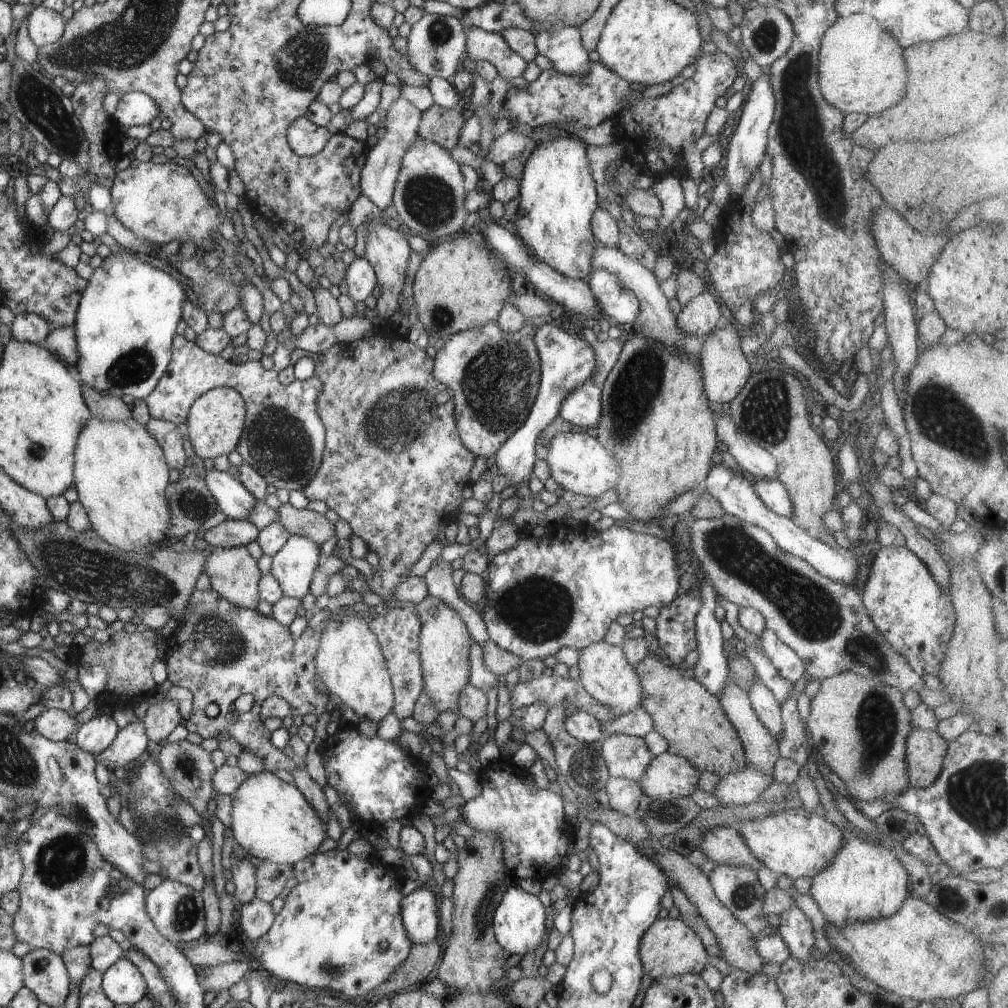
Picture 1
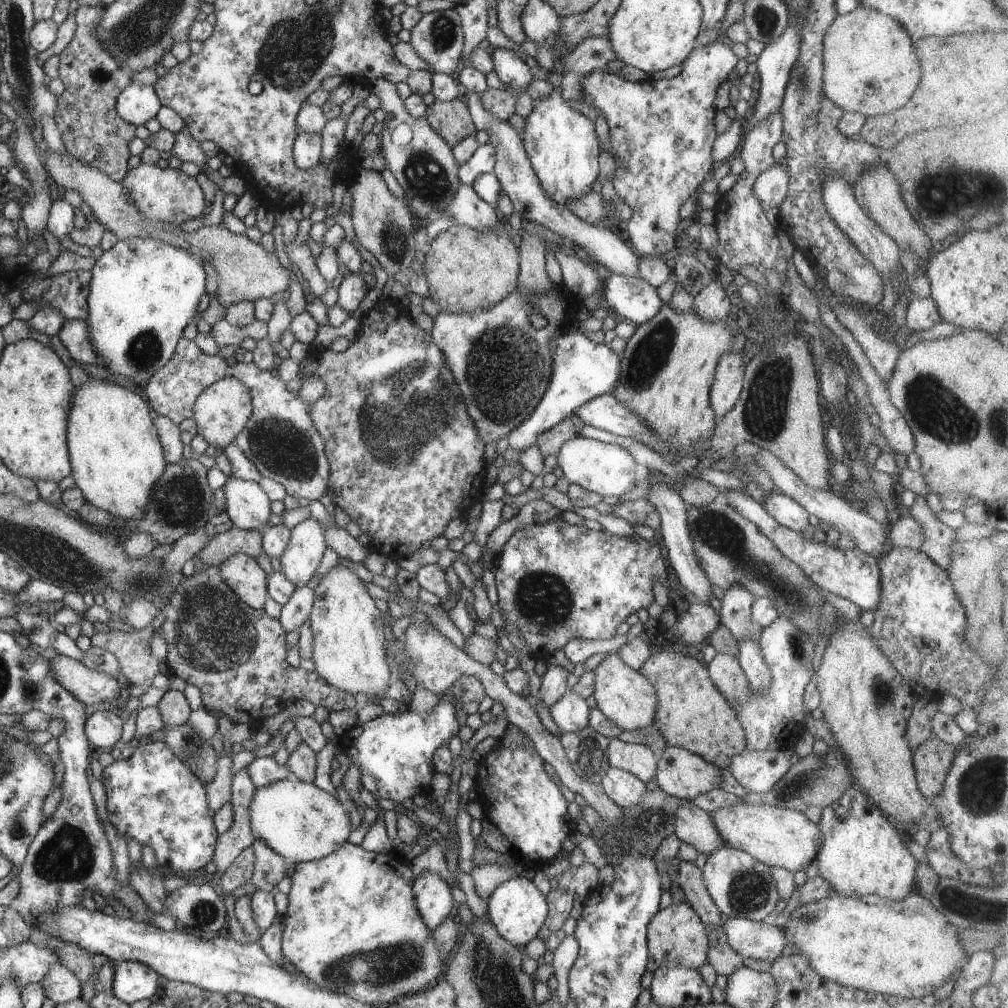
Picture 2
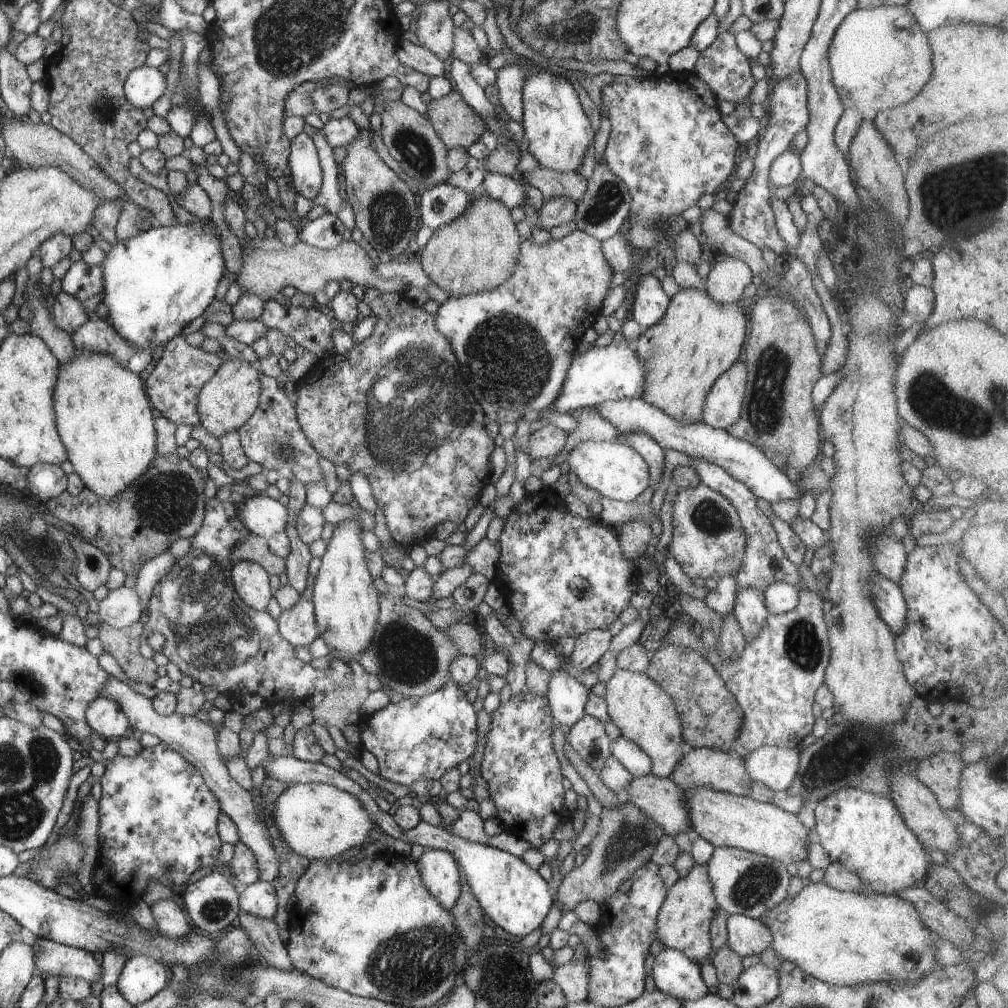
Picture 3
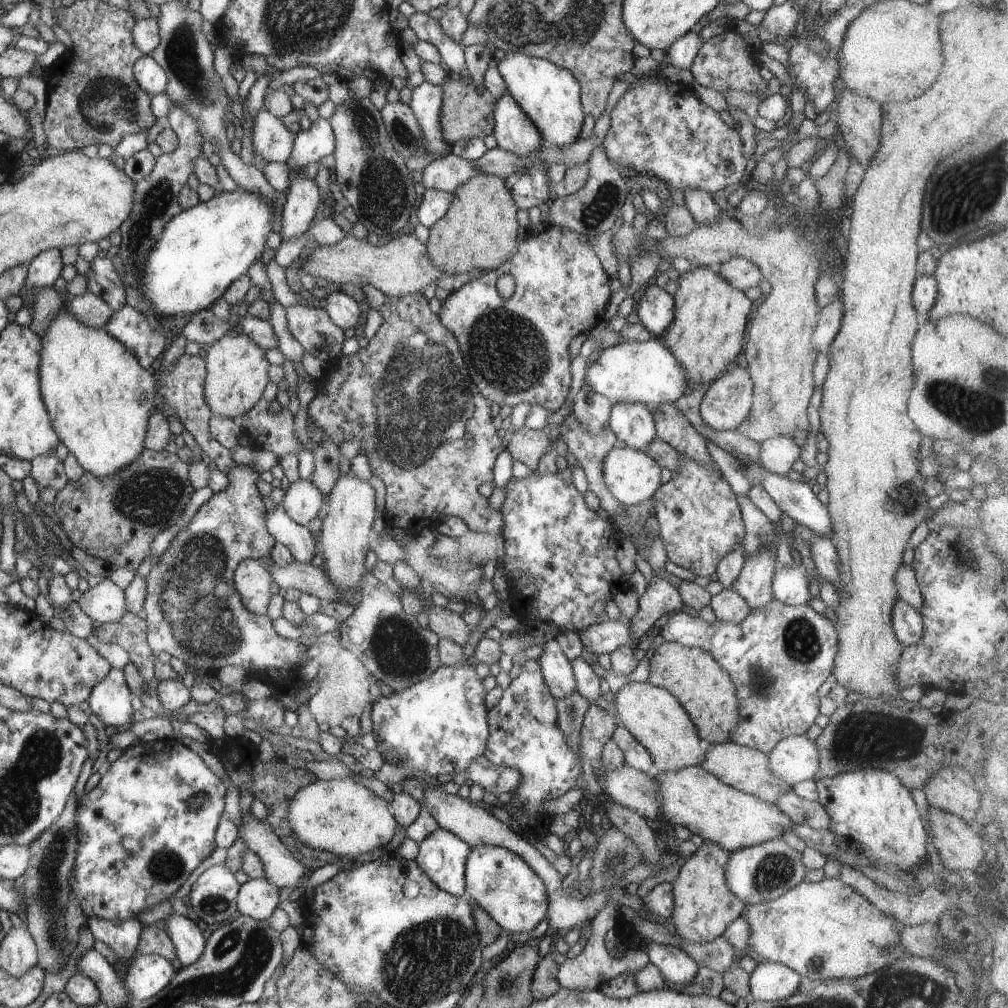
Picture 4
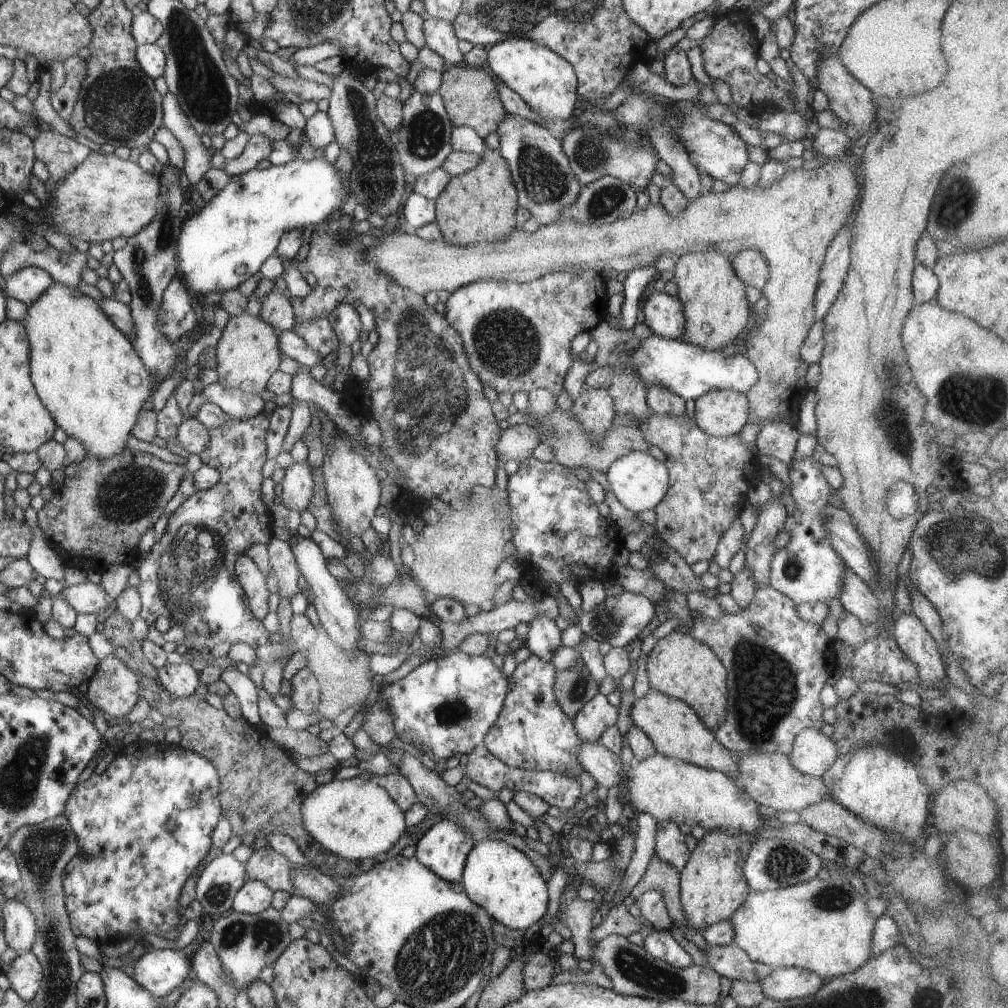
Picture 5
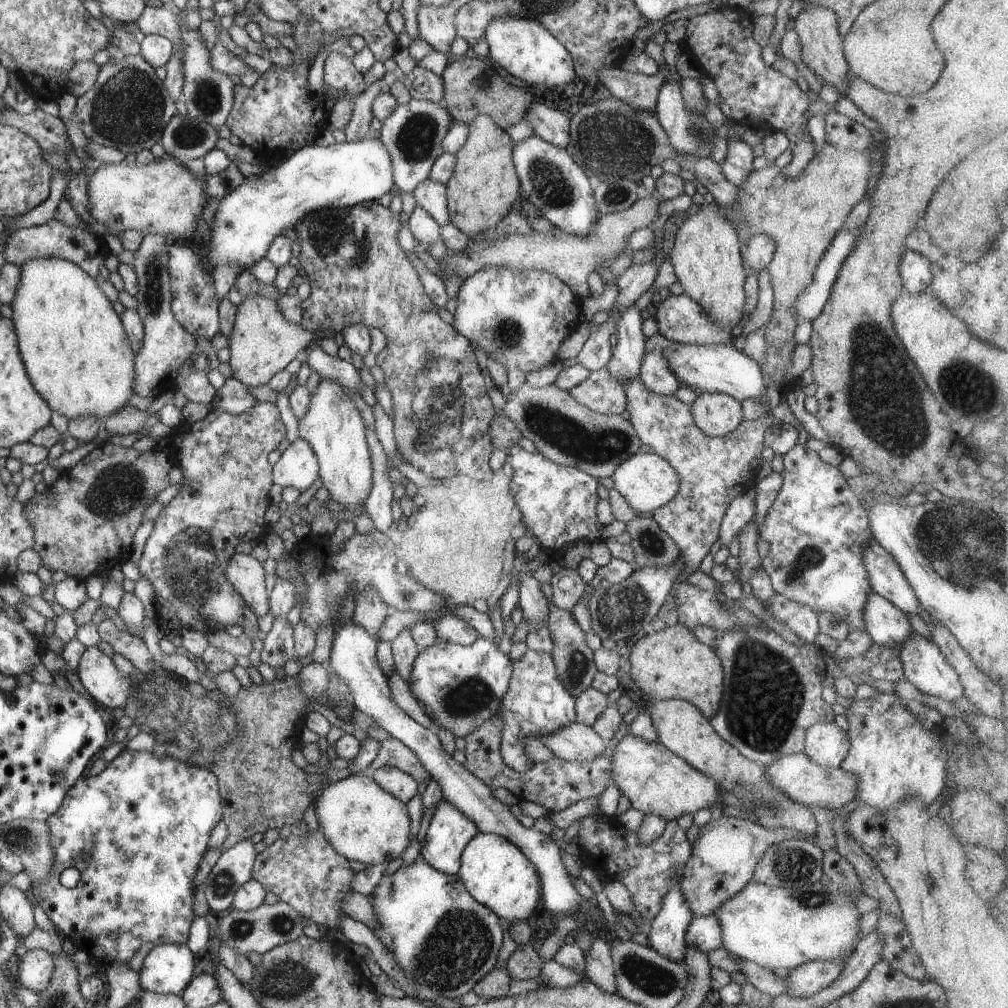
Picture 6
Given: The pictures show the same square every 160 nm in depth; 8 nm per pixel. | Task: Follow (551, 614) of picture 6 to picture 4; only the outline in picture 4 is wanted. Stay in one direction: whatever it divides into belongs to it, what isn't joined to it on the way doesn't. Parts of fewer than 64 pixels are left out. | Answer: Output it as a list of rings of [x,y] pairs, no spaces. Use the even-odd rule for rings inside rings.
[[[576,691],[566,698],[556,700],[555,703],[557,706],[557,725],[564,733],[569,749],[579,756],[581,752],[580,731],[590,705]]]

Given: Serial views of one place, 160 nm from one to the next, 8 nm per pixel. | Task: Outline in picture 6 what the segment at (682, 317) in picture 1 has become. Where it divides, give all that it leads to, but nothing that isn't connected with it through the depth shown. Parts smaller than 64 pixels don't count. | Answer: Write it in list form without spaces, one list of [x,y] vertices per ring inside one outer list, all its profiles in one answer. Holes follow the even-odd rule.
[[[758,232],[749,238],[746,246],[742,249],[742,262],[747,274],[752,270],[759,274],[767,269],[776,252],[776,242],[764,232]]]

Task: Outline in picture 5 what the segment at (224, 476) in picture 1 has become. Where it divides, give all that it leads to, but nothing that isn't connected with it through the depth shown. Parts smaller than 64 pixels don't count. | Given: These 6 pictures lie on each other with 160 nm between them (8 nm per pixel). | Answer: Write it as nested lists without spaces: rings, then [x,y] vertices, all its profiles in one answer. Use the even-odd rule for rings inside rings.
[[[291,535],[288,542],[301,575],[307,580],[315,594],[313,605],[317,610],[322,630],[325,630],[346,652],[359,651],[356,646],[356,640],[362,637],[358,628],[358,621],[360,621],[359,608],[350,600],[346,591],[342,590],[339,580],[330,574],[327,567],[327,558],[322,555],[320,547],[312,541],[311,537],[303,537],[302,535]]]

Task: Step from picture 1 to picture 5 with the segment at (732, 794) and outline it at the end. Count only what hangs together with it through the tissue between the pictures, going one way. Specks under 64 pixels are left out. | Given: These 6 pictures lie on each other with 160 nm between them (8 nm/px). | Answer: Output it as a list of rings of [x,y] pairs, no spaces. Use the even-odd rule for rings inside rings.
[[[804,729],[798,733],[790,754],[791,763],[802,774],[821,778],[839,757],[836,743],[820,730]]]

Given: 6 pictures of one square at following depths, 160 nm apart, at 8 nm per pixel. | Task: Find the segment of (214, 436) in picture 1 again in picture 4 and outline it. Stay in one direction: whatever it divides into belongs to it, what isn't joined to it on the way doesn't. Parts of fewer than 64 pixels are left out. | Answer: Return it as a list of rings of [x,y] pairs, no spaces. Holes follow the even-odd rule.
[[[230,332],[210,345],[205,357],[207,375],[204,402],[212,416],[239,421],[262,398],[262,392],[269,381],[268,367],[271,365],[265,352],[246,335],[232,336]]]

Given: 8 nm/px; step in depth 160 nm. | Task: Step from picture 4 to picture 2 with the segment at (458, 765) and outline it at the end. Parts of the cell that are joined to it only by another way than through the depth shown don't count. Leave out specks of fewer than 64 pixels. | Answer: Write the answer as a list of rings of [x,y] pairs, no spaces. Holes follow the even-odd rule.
[[[441,695],[430,714],[419,716],[408,710],[404,714],[382,714],[374,720],[358,722],[337,737],[343,753],[360,768],[361,790],[372,794],[377,801],[388,798],[401,805],[416,794],[430,791],[430,782],[436,774],[432,756],[437,748],[448,743],[450,737],[458,733],[460,725],[456,721],[457,709],[459,707],[450,697]]]

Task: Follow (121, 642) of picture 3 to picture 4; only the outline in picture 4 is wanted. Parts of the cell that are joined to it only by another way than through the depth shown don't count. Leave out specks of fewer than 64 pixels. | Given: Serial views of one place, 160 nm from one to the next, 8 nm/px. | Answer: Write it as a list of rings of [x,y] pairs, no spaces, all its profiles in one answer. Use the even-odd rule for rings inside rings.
[[[130,611],[122,617],[118,623],[101,624],[97,637],[106,644],[113,644],[124,647],[129,654],[129,662],[136,665],[142,676],[142,680],[148,681],[154,678],[153,660],[155,654],[147,643],[147,623],[144,618],[139,618]]]

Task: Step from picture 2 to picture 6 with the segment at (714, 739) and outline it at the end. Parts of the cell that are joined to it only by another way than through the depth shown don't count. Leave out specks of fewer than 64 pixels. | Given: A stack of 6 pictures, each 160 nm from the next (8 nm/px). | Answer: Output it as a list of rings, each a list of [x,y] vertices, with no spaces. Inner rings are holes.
[[[682,624],[668,626],[658,632],[651,629],[646,630],[646,636],[638,638],[630,652],[630,676],[637,690],[650,700],[681,699],[696,706],[702,715],[712,720],[723,702],[724,674],[720,658],[715,650],[698,641],[688,627]]]

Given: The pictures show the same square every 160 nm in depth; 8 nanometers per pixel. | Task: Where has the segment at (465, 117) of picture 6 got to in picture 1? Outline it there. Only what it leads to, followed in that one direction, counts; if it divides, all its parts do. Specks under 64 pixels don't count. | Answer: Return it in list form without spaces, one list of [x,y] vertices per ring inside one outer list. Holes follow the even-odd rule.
[[[432,105],[421,114],[417,138],[437,144],[445,151],[451,151],[459,144],[464,117],[464,111],[459,106],[447,109]]]

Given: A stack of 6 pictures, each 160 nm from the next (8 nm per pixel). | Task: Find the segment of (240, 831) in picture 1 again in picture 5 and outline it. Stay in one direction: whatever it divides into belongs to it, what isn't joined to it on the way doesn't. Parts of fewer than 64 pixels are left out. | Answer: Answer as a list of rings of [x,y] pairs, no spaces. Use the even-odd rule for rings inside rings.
[[[352,777],[332,779],[316,787],[301,804],[306,832],[329,853],[349,861],[359,861],[388,852],[407,832],[404,811],[374,780]]]

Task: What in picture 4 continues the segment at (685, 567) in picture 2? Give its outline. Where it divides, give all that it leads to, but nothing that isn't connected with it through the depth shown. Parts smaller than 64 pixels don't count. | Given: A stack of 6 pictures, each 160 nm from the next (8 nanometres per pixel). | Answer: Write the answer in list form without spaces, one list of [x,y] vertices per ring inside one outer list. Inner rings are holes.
[[[641,402],[614,404],[609,429],[626,447],[644,452],[657,437],[652,407]]]

